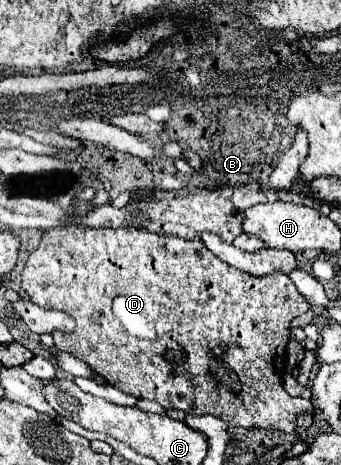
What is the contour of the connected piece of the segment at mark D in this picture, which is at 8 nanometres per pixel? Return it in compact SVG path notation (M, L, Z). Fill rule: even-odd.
M58 227L58 229L48 229L46 237L42 239L40 247L30 255L26 261L26 267L22 271L22 289L28 293L30 301L44 307L44 309L60 309L70 313L76 319L76 329L74 333L54 333L54 347L58 351L66 351L80 361L88 363L94 373L102 375L108 385L114 385L116 389L134 395L136 399L148 399L160 403L166 411L168 409L180 409L186 411L186 415L216 415L222 421L226 421L232 427L264 427L264 429L276 429L282 433L294 433L296 429L296 415L300 411L308 411L312 403L308 399L294 399L286 393L282 387L284 379L284 369L286 369L286 347L290 341L290 329L292 329L292 319L306 313L312 305L306 301L306 297L294 287L292 279L284 273L272 273L264 277L254 277L242 271L236 271L228 263L220 261L216 255L212 255L202 243L198 241L186 241L174 235L156 235L148 231L138 231L138 229L94 229L94 227ZM164 349L188 351L188 361L182 365L168 363L162 353Z

